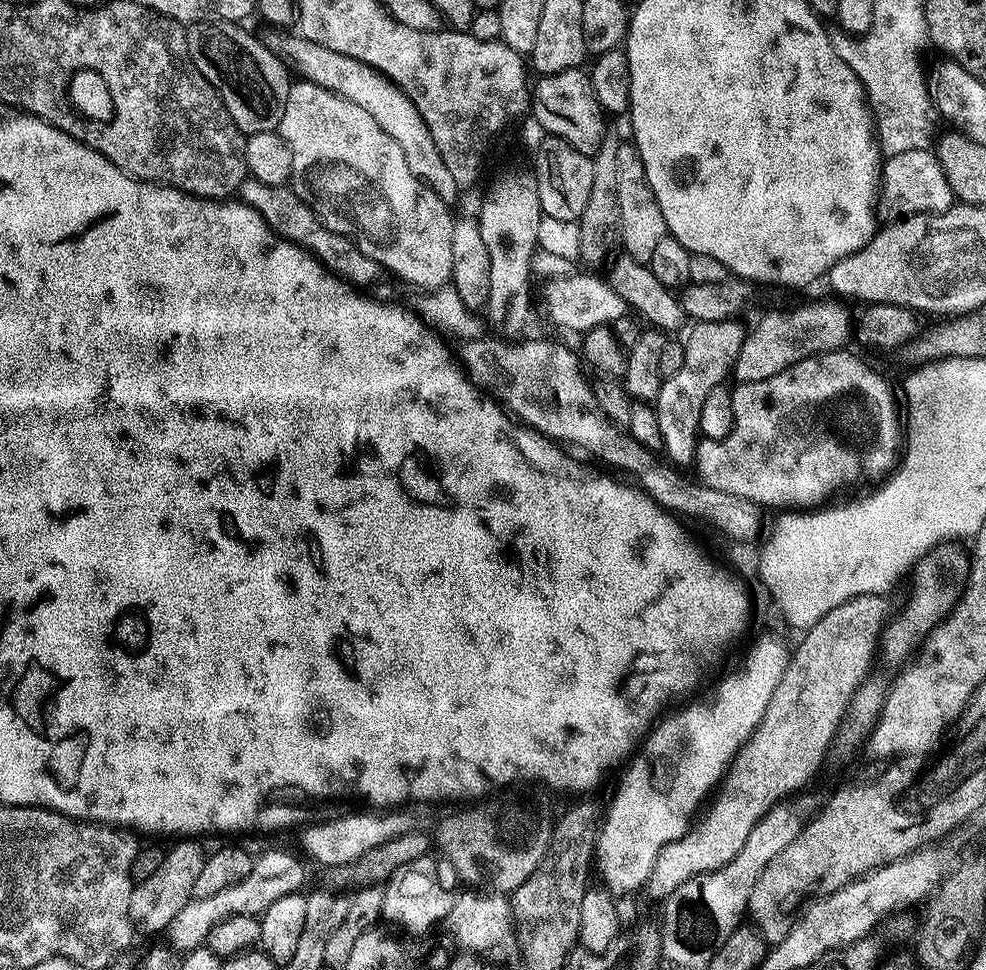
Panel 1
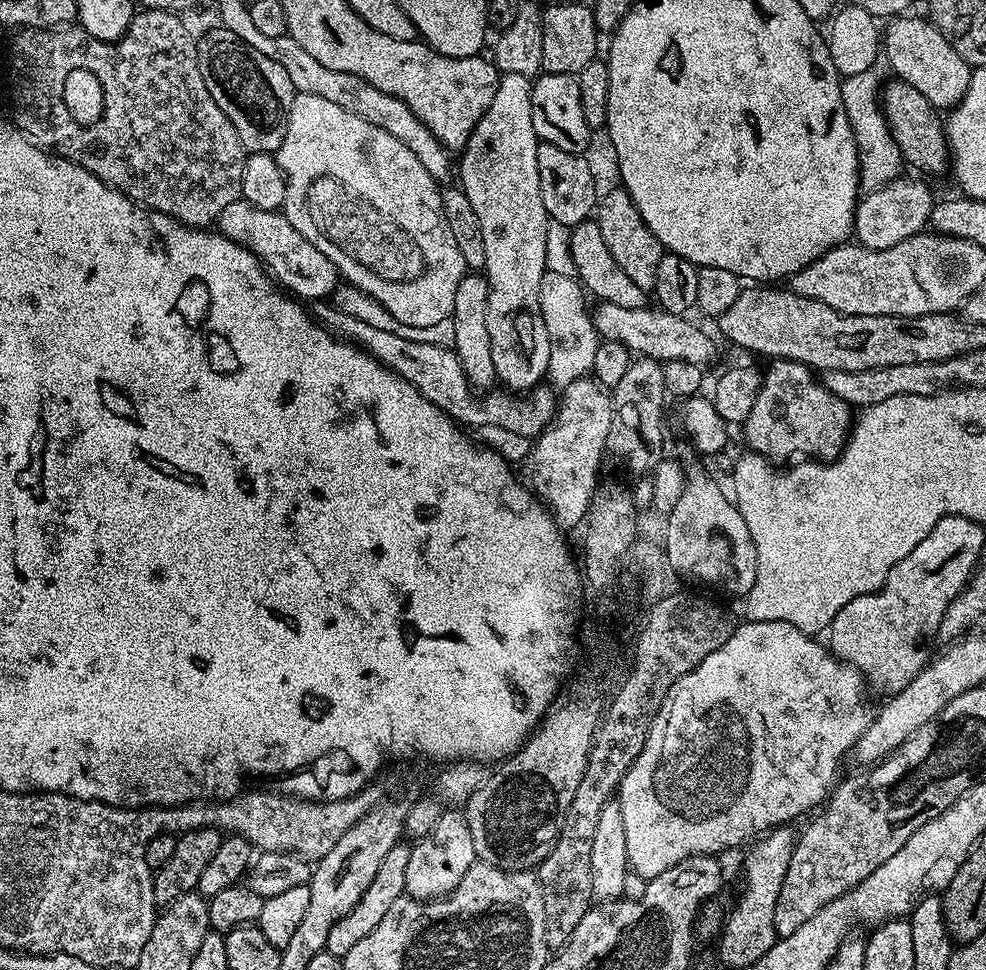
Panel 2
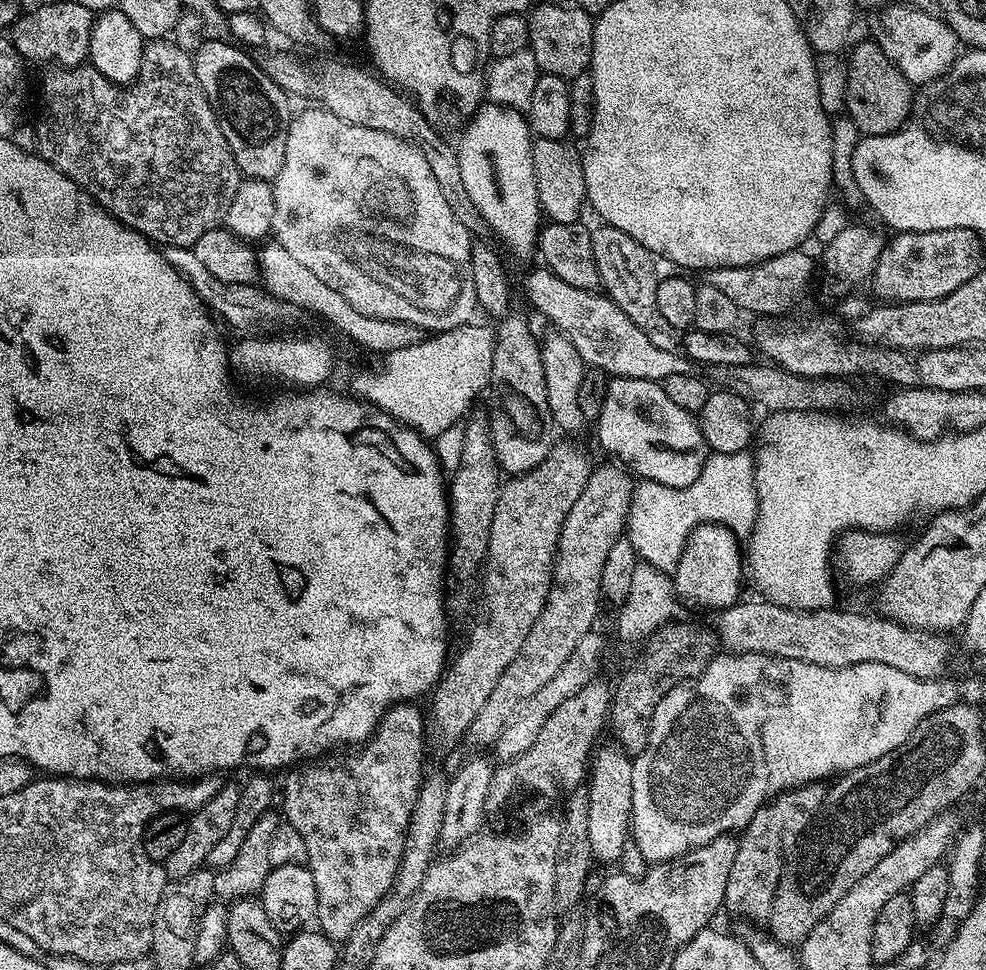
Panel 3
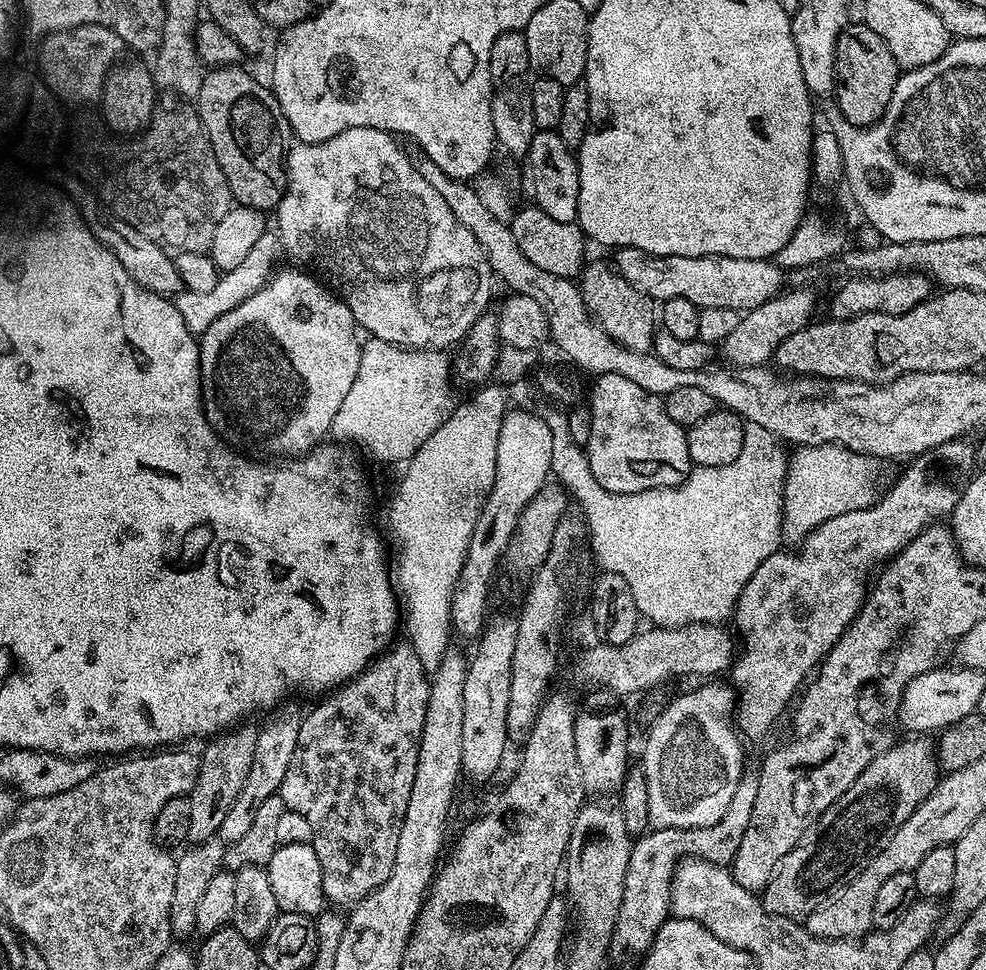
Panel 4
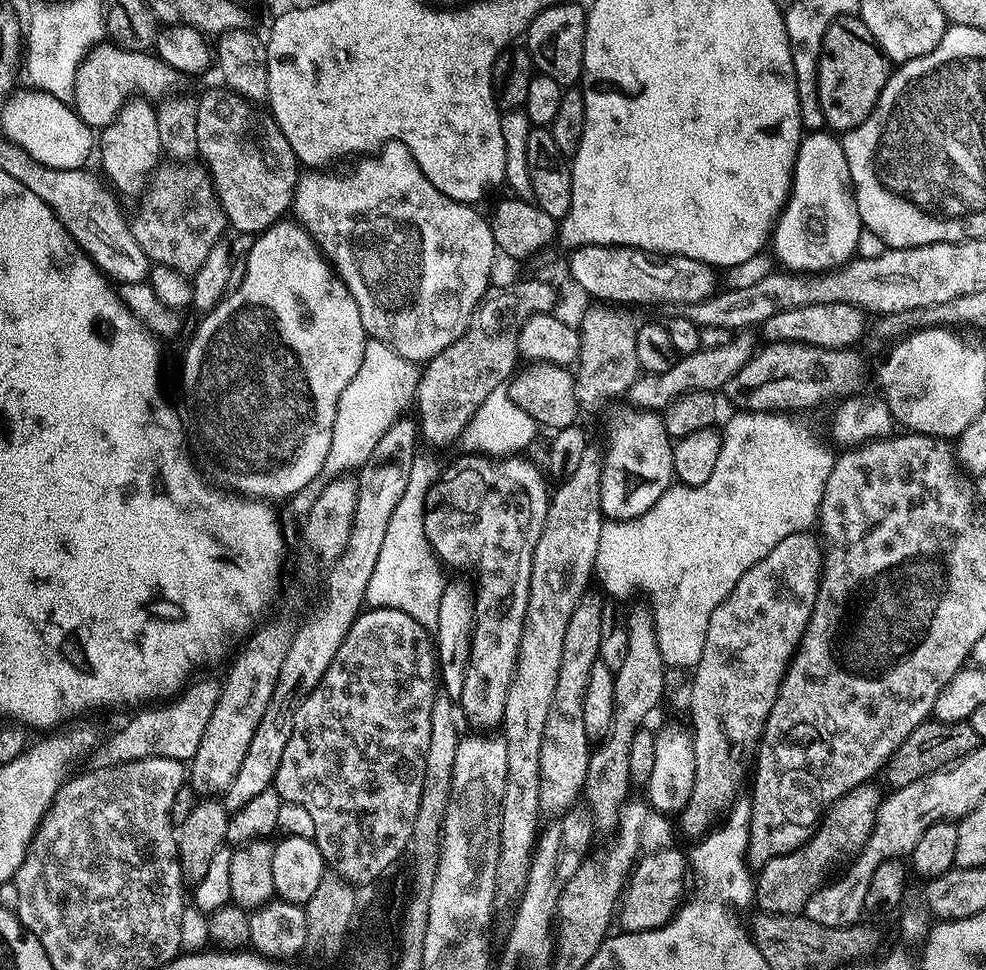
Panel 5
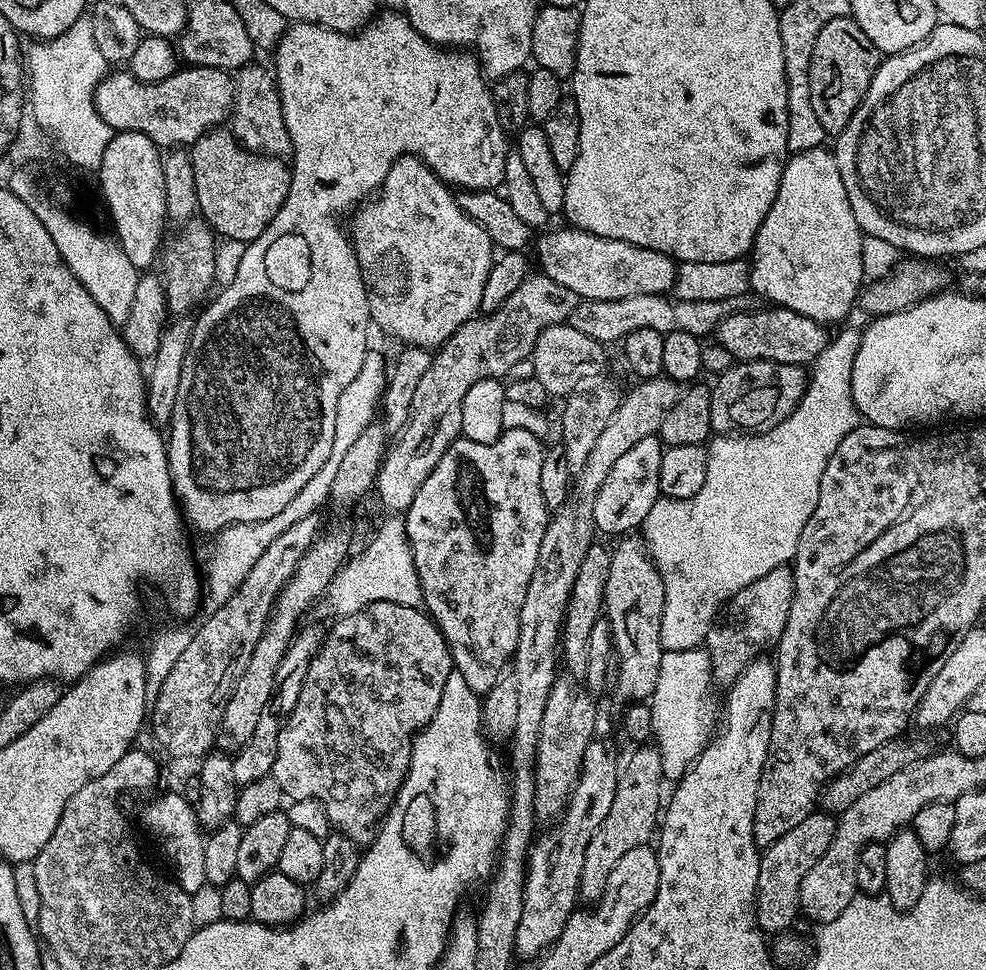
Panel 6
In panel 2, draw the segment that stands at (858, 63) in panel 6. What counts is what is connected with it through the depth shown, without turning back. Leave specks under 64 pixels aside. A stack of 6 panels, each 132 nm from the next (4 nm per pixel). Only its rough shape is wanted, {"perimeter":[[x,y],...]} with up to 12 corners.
{"perimeter":[[899,78],[882,111],[901,157],[924,172],[949,167],[932,103]]}

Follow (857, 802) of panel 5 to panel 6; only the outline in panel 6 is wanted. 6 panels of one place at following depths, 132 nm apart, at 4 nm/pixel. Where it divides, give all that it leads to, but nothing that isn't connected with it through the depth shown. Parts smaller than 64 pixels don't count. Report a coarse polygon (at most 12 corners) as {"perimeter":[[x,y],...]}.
{"perimeter":[[811,812],[763,849],[756,921],[784,934],[801,915],[802,878],[836,820]]}

